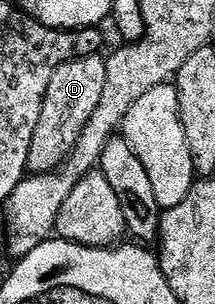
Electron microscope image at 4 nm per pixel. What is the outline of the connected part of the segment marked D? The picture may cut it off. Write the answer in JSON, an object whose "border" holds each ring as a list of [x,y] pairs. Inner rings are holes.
{"border":[[[101,55],[77,57],[60,65],[55,75],[51,75],[43,111],[39,111],[39,124],[35,126],[35,139],[31,139],[30,174],[54,172],[71,155],[91,119],[91,111],[95,111],[103,95],[103,82],[107,80],[105,63],[106,58]]]}

